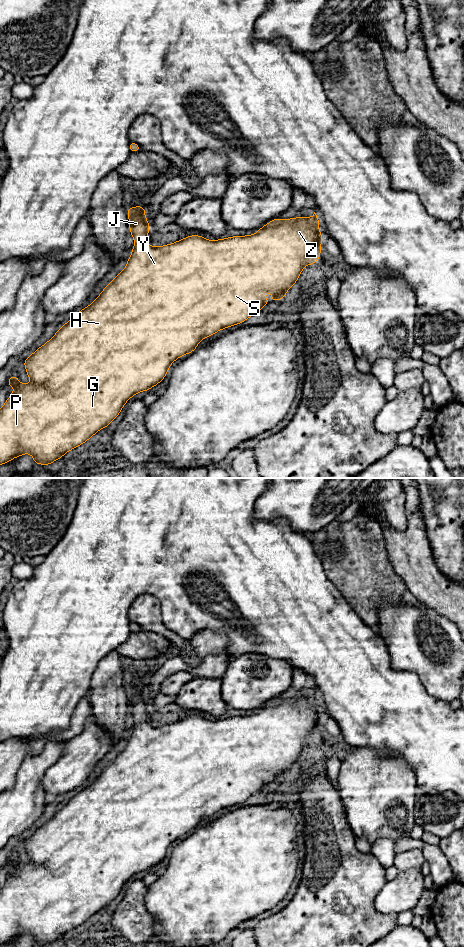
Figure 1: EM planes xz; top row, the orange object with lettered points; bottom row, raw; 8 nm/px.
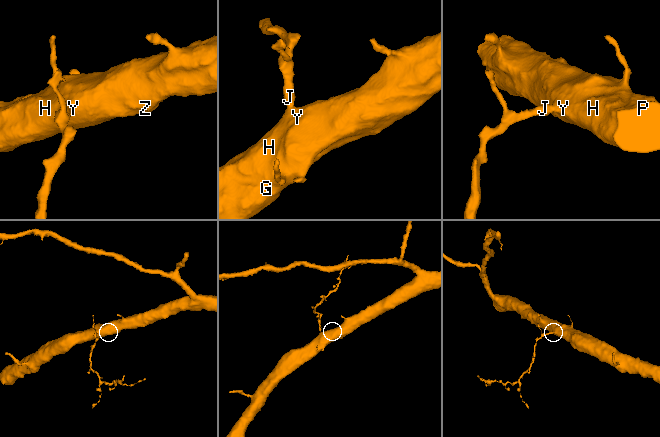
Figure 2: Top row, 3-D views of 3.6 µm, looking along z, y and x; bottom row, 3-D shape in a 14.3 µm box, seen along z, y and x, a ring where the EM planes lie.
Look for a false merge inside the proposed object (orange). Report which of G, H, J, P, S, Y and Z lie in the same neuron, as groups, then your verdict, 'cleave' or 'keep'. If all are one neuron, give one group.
G H J P S Y Z; keep

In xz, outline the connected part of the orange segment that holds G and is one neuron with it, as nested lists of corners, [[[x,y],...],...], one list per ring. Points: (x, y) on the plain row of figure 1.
[[[136,686],[127,689],[129,696],[130,713],[134,718],[135,726],[127,740],[125,749],[109,763],[92,784],[78,792],[43,826],[24,840],[27,855],[31,864],[22,864],[14,854],[6,865],[15,868],[15,871],[6,880],[0,889],[0,945],[11,941],[15,937],[29,933],[34,938],[34,944],[49,945],[63,935],[83,924],[95,913],[108,905],[119,895],[124,884],[135,874],[147,871],[161,862],[169,850],[170,845],[179,837],[194,831],[198,823],[210,817],[221,809],[240,804],[250,796],[258,793],[268,782],[279,781],[288,769],[297,762],[299,755],[306,745],[311,745],[320,739],[321,722],[323,715],[319,712],[319,700],[314,692],[310,698],[297,697],[292,699],[276,698],[257,710],[255,715],[234,716],[226,719],[210,721],[203,716],[192,715],[175,723],[152,727],[146,720],[150,710],[149,702],[145,698],[145,688]]]

